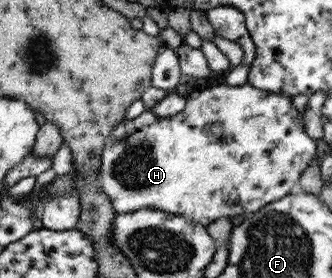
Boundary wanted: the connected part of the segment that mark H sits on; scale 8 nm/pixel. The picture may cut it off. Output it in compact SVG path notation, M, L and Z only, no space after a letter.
M224 83L214 84L210 88L206 88L198 93L197 97L188 100L188 103L180 114L175 117L160 117L147 111L138 115L135 119L122 121L115 131L107 138L104 144L102 159L98 167L98 175L100 176L100 188L111 198L114 203L115 212L132 213L142 208L154 208L164 210L168 213L180 214L189 220L200 222L200 225L207 226L220 217L236 217L242 213L248 215L258 212L265 205L274 201L283 199L284 196L297 190L298 181L302 172L308 169L312 160L316 157L316 142L309 136L304 128L304 115L300 110L296 110L291 96L280 93L272 93L267 90L257 88L248 83L241 86L231 86Z

